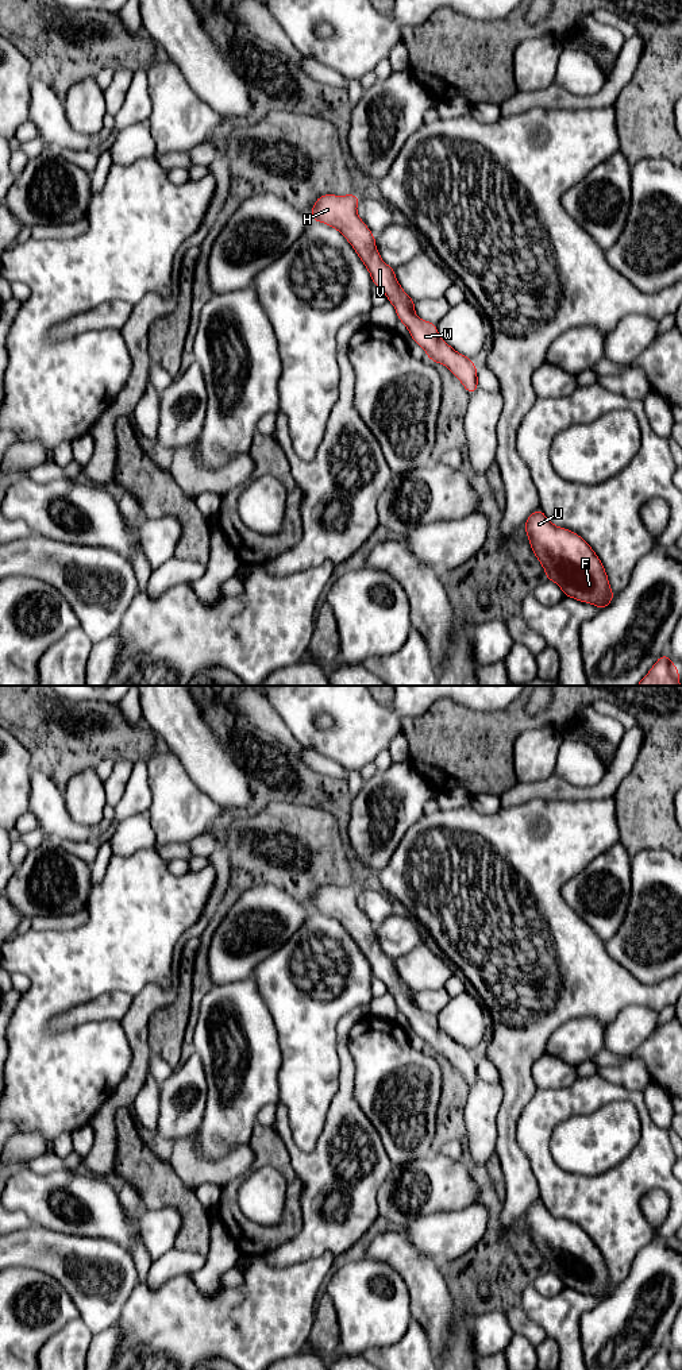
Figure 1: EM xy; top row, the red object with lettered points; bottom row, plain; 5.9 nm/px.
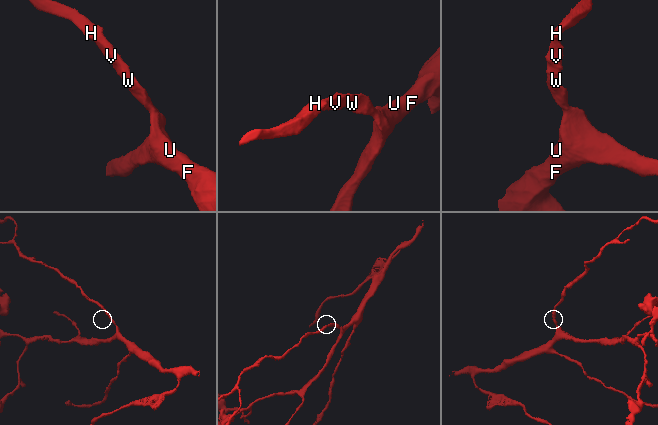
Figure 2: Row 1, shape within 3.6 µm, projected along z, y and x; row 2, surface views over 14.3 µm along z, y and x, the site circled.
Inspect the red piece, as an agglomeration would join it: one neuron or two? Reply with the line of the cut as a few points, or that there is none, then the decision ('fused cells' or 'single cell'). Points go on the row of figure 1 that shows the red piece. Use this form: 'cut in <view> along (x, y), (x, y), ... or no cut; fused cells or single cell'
no cut; single cell

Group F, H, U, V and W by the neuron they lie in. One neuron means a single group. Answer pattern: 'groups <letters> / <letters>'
groups F H U V W

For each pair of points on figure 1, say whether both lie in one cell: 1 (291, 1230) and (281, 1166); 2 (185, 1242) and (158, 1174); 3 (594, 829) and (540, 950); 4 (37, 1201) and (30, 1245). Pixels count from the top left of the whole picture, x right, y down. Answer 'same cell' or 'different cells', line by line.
1: same cell
2: same cell
3: same cell
4: different cells

